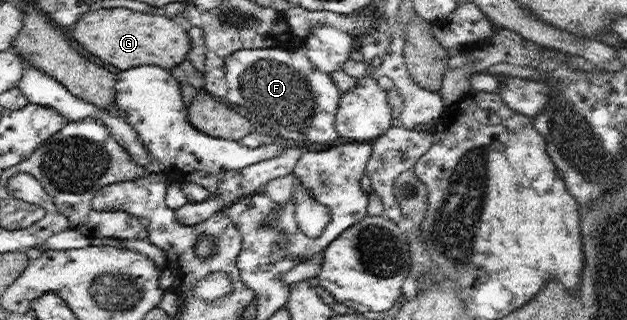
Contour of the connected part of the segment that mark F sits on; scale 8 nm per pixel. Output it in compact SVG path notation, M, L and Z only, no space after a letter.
M266 48L266 49L240 49L231 53L225 61L225 79L226 85L228 85L228 94L226 99L234 105L244 107L248 112L252 113L256 119L256 125L266 125L272 134L284 144L290 143L294 146L306 145L326 145L342 142L342 138L338 135L338 130L335 126L336 110L338 110L338 104L340 104L340 98L342 93L338 90L338 87L332 81L328 72L320 71L313 63L308 59L308 56L304 54L303 50L291 49L291 48Z

